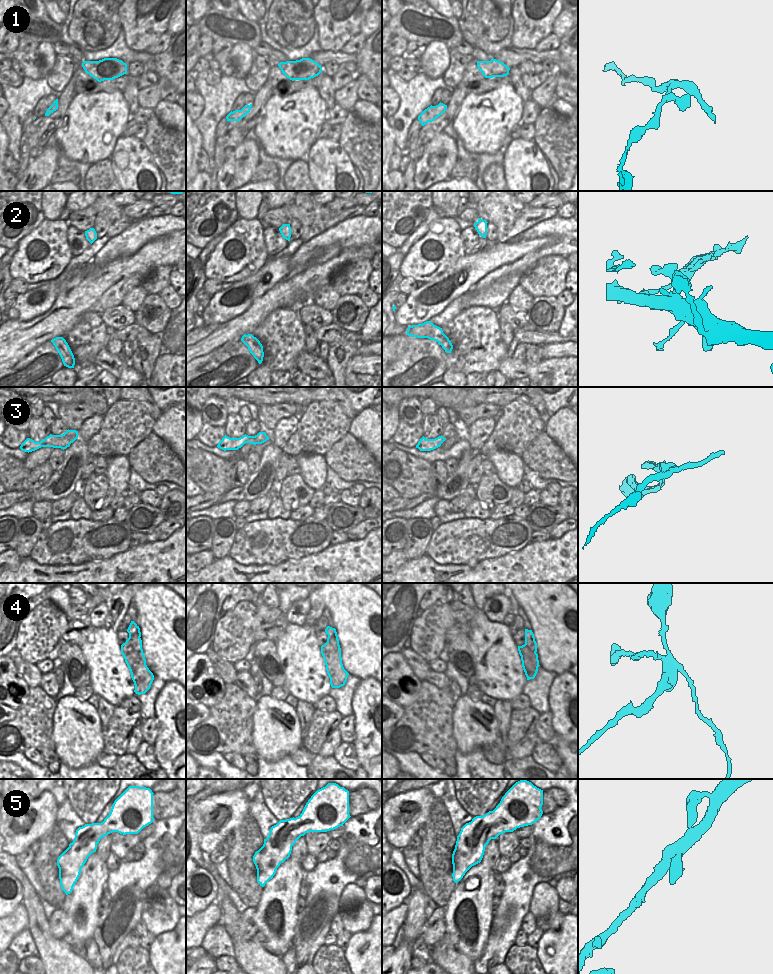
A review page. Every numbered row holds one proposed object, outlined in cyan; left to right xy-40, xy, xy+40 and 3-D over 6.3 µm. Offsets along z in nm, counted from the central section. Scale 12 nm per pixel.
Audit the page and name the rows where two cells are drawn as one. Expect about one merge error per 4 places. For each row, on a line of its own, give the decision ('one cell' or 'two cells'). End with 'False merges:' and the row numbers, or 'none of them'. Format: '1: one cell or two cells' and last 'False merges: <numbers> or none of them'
1: one cell
2: two cells
3: one cell
4: two cells
5: one cell
False merges: 2, 4

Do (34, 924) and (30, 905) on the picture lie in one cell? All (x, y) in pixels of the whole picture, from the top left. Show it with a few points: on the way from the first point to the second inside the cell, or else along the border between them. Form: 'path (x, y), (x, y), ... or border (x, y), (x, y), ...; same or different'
path (34, 919), (34, 910); same

